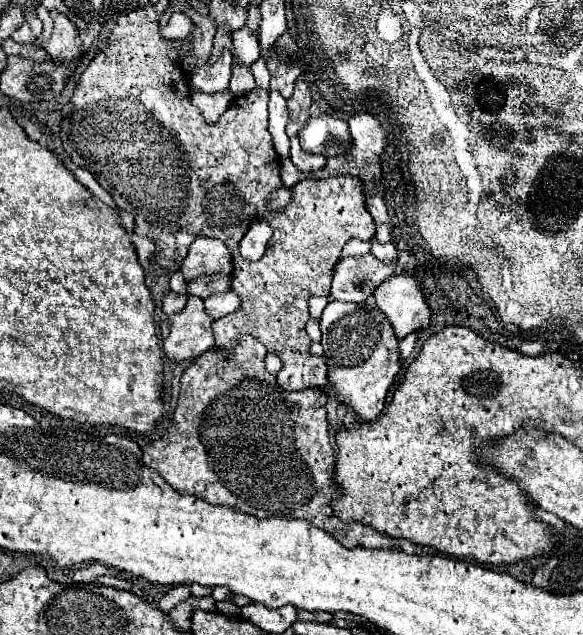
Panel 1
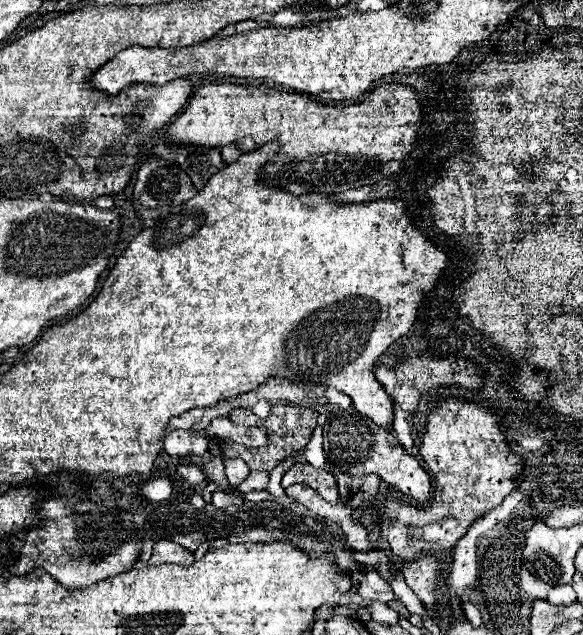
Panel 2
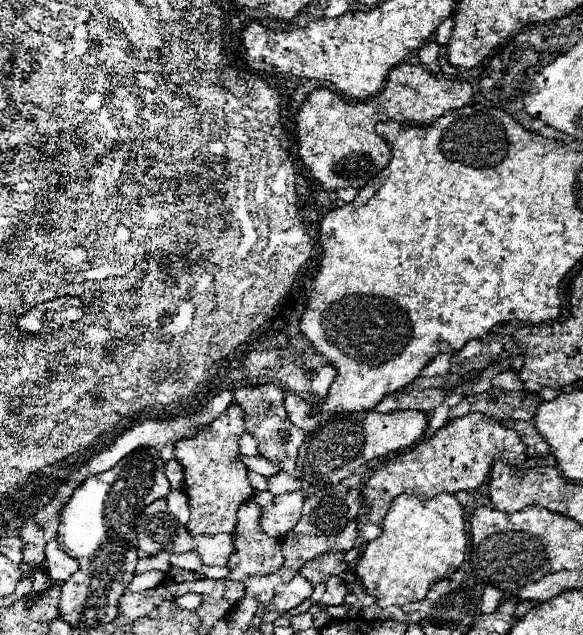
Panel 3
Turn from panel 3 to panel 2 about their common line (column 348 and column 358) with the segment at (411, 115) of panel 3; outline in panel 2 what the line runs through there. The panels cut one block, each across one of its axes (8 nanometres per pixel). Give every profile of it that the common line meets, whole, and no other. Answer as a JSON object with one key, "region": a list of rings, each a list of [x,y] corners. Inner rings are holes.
{"region":[[[208,84],[208,86],[200,86],[194,92],[194,98],[188,102],[186,110],[176,118],[176,122],[170,124],[166,138],[174,144],[206,144],[206,146],[226,146],[226,144],[236,144],[239,147],[238,138],[244,136],[252,136],[254,142],[258,146],[264,146],[270,140],[280,140],[280,152],[264,166],[264,182],[276,188],[284,188],[288,192],[292,192],[294,196],[306,194],[306,192],[326,192],[326,194],[338,194],[338,192],[346,192],[352,188],[360,188],[360,186],[372,186],[374,190],[386,190],[386,184],[390,184],[390,180],[394,176],[400,174],[400,170],[406,166],[406,156],[410,156],[410,152],[414,152],[414,144],[418,144],[418,132],[422,126],[422,110],[420,110],[420,102],[418,102],[418,92],[412,86],[406,84],[382,84],[376,90],[368,92],[366,98],[362,98],[356,104],[344,104],[344,102],[336,102],[336,104],[324,104],[324,102],[316,102],[310,96],[304,96],[300,92],[288,92],[288,90],[280,90],[280,88],[268,88],[268,86],[242,86],[242,84]]]}

